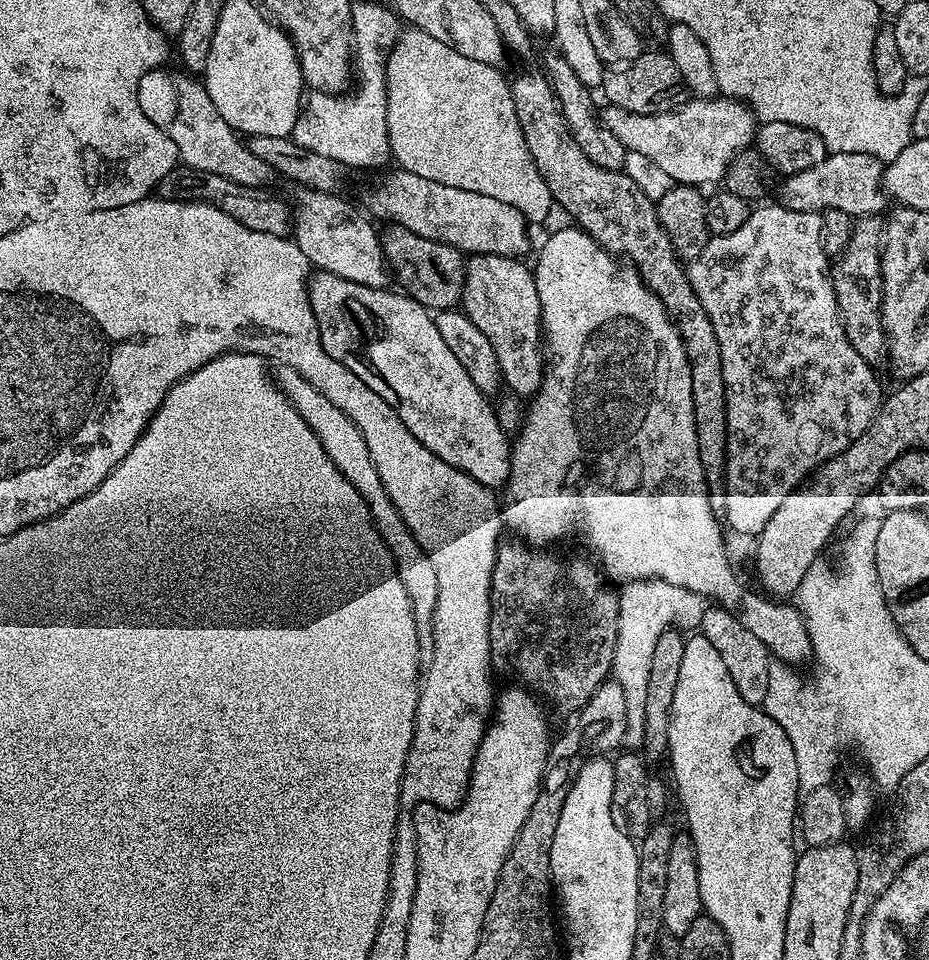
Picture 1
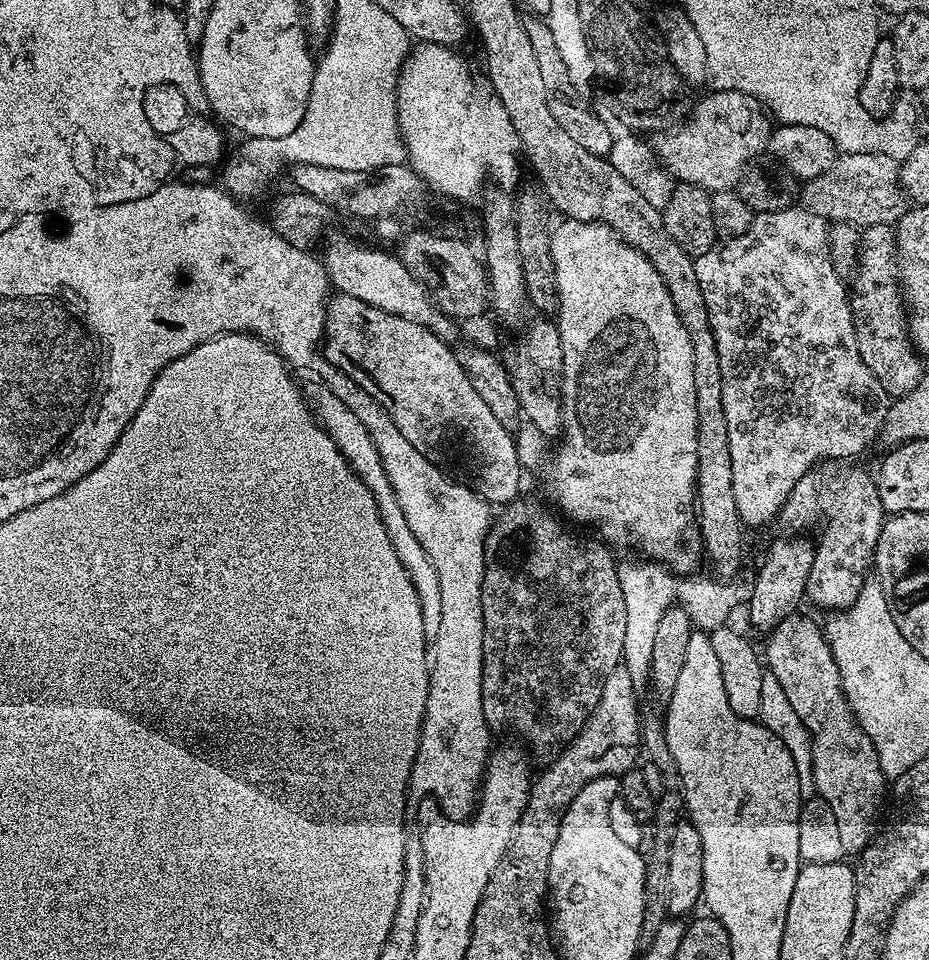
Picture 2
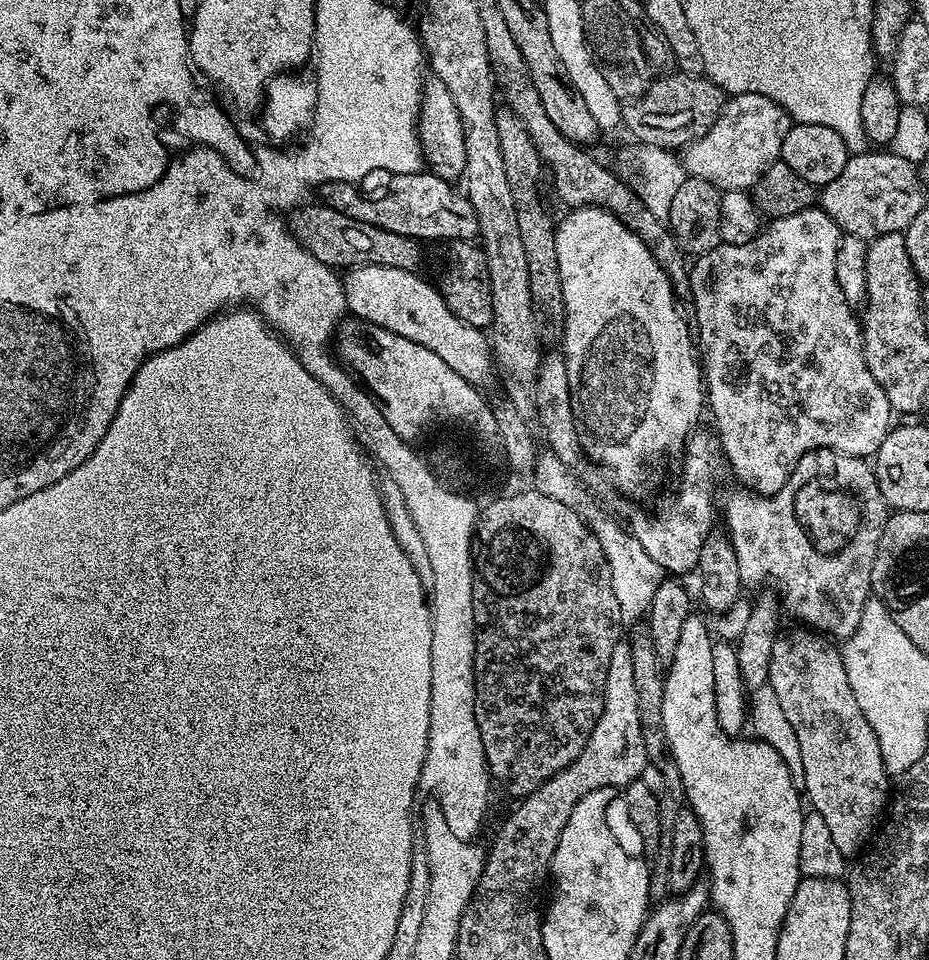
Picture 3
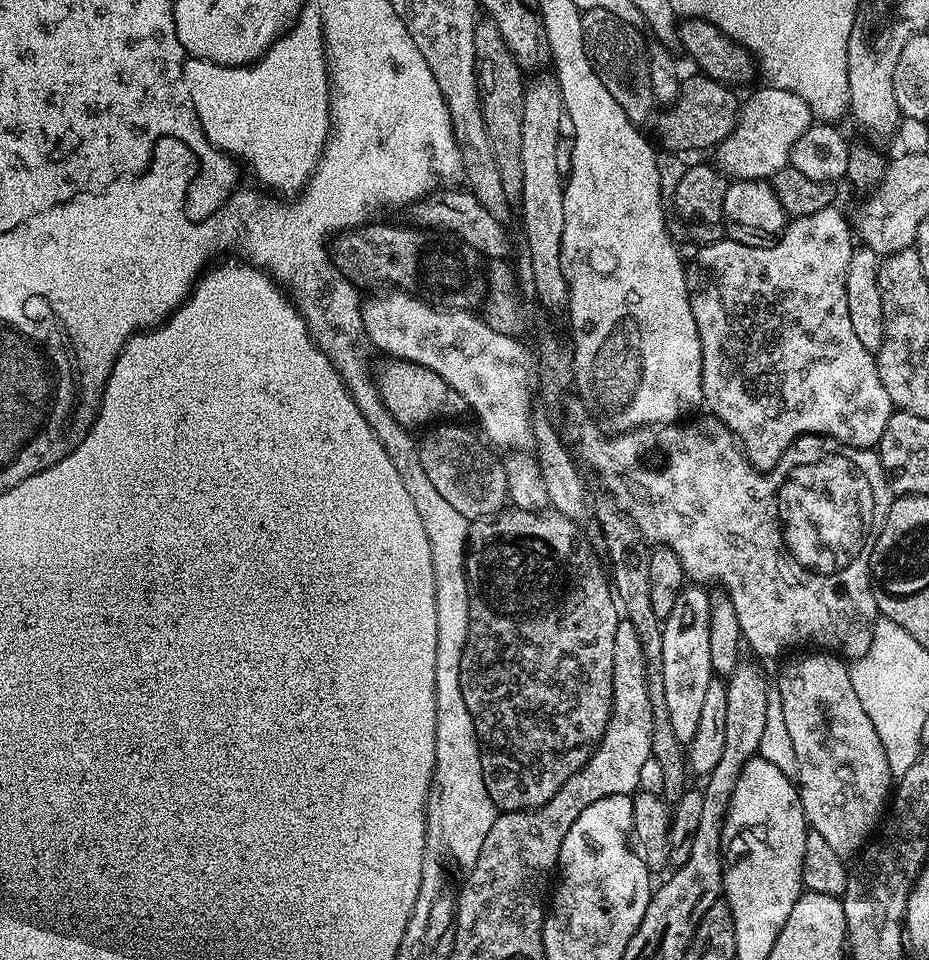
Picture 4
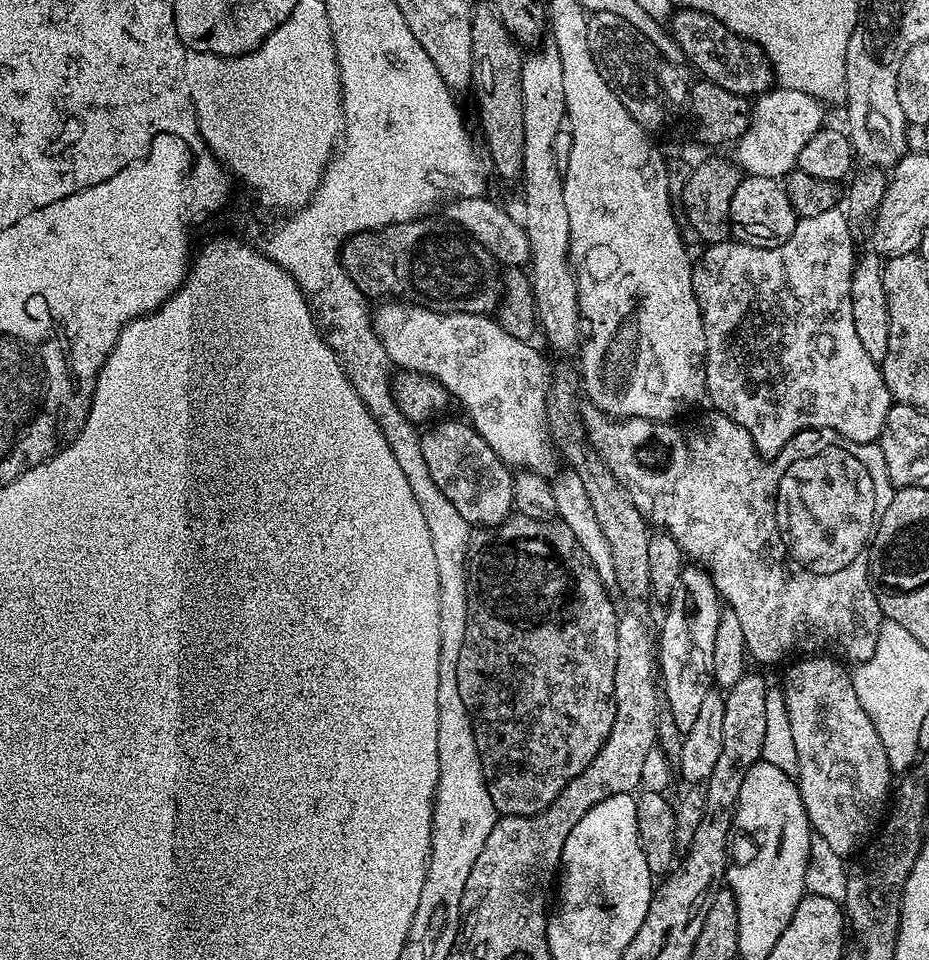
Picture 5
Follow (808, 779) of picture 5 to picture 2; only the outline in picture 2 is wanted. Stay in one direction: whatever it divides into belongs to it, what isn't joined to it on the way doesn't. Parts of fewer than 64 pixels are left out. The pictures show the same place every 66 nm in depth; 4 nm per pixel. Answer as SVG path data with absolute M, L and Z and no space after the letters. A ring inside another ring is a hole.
M800 615L787 616L772 627L772 631L767 633L768 645L762 648L762 656L771 679L776 680L778 686L782 686L790 706L794 706L794 712L808 728L808 735L812 738L812 787L815 795L825 800L830 810L834 810L834 819L838 822L838 834L842 838L844 853L858 854L871 842L881 823L880 811L883 808L885 811L886 808L886 784L884 788L886 777L884 771L880 769L878 750L874 742L870 742L870 738L864 733L864 727L848 704L840 671L832 648L828 645L825 629L821 625L819 628L810 617Z

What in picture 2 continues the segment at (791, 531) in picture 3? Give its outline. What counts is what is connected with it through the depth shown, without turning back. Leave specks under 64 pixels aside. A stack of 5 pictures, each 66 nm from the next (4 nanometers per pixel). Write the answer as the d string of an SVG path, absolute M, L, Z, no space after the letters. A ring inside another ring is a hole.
M821 462L816 465L815 468L810 468L808 473L796 483L794 490L788 495L788 500L784 503L784 507L780 510L778 517L779 523L784 523L786 527L792 528L788 530L800 530L796 528L817 528L820 533L814 537L814 547L816 553L814 554L813 566L810 570L810 576L808 578L808 586L806 589L807 599L813 600L820 608L836 608L835 610L843 610L849 608L851 604L858 598L861 588L864 587L864 581L870 572L870 565L873 563L876 554L876 543L878 542L878 534L882 530L884 521L886 519L886 513L882 502L878 498L878 490L876 489L876 481L871 475L868 476L864 472L852 472L851 463L848 462Z

